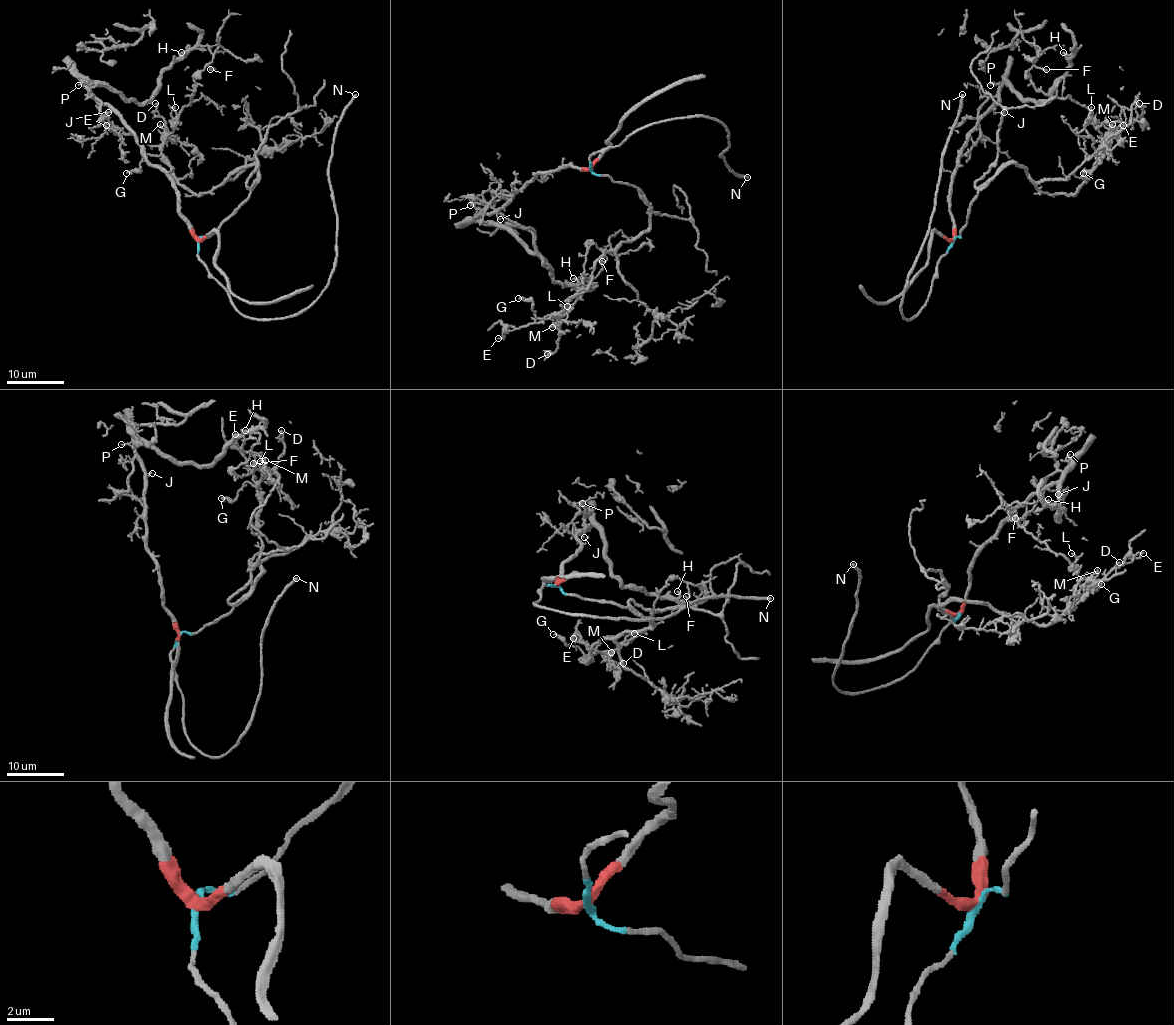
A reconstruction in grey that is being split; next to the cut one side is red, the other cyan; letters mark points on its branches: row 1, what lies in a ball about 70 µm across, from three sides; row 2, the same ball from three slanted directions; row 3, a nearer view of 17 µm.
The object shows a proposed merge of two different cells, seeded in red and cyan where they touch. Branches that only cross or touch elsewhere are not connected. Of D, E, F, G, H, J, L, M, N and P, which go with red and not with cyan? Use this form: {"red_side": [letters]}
{"red_side": ["H", "J", "P"]}

